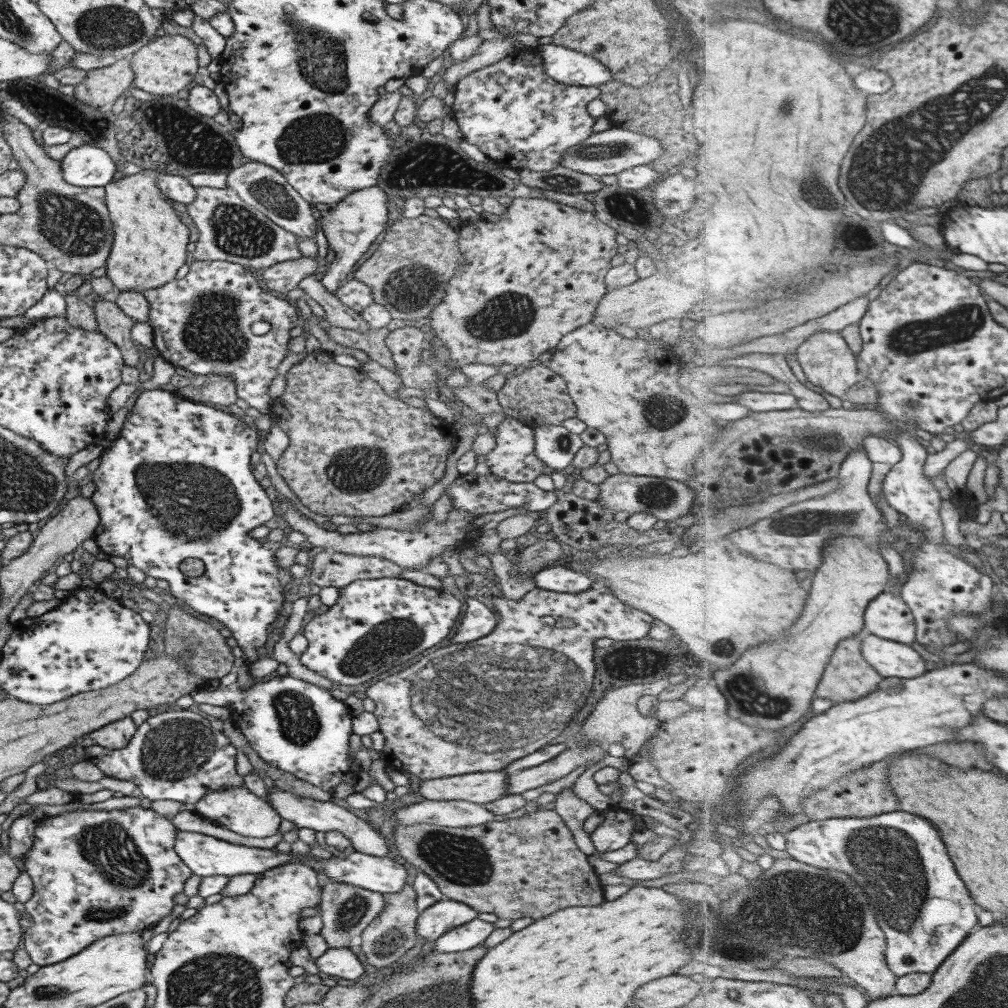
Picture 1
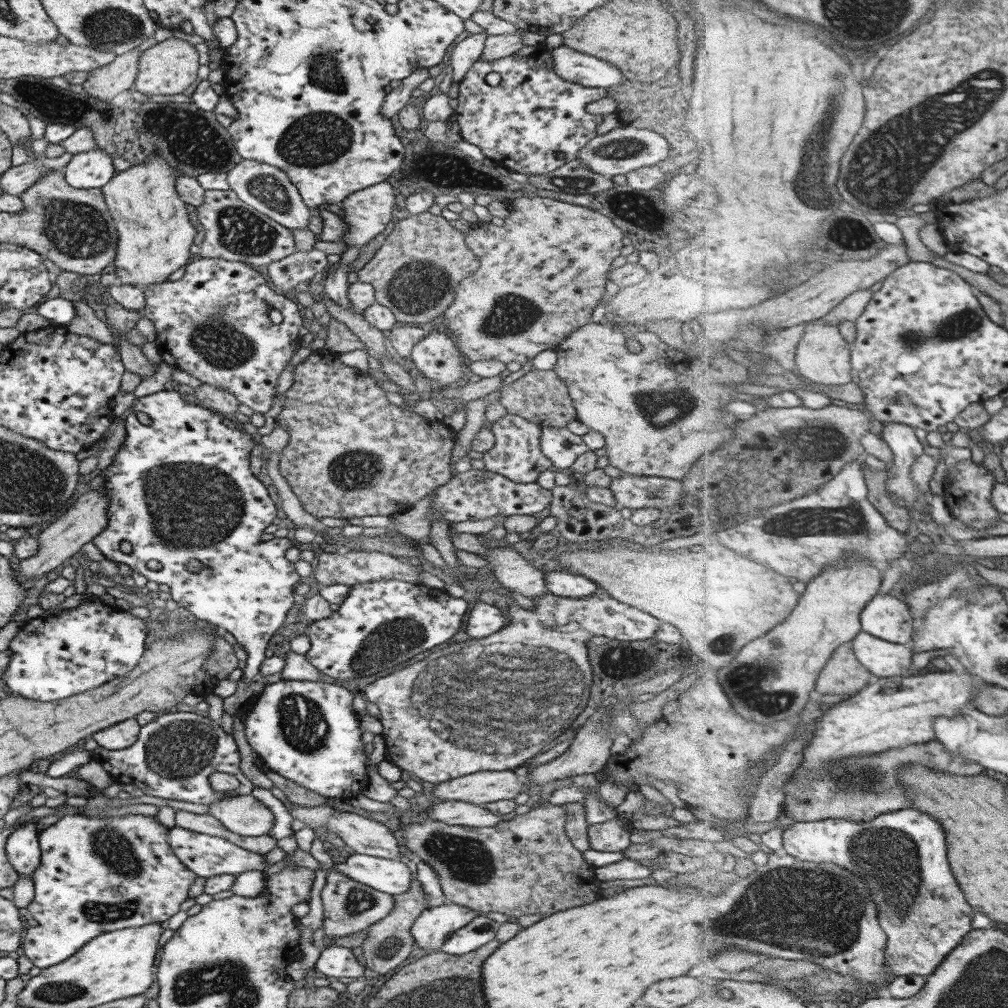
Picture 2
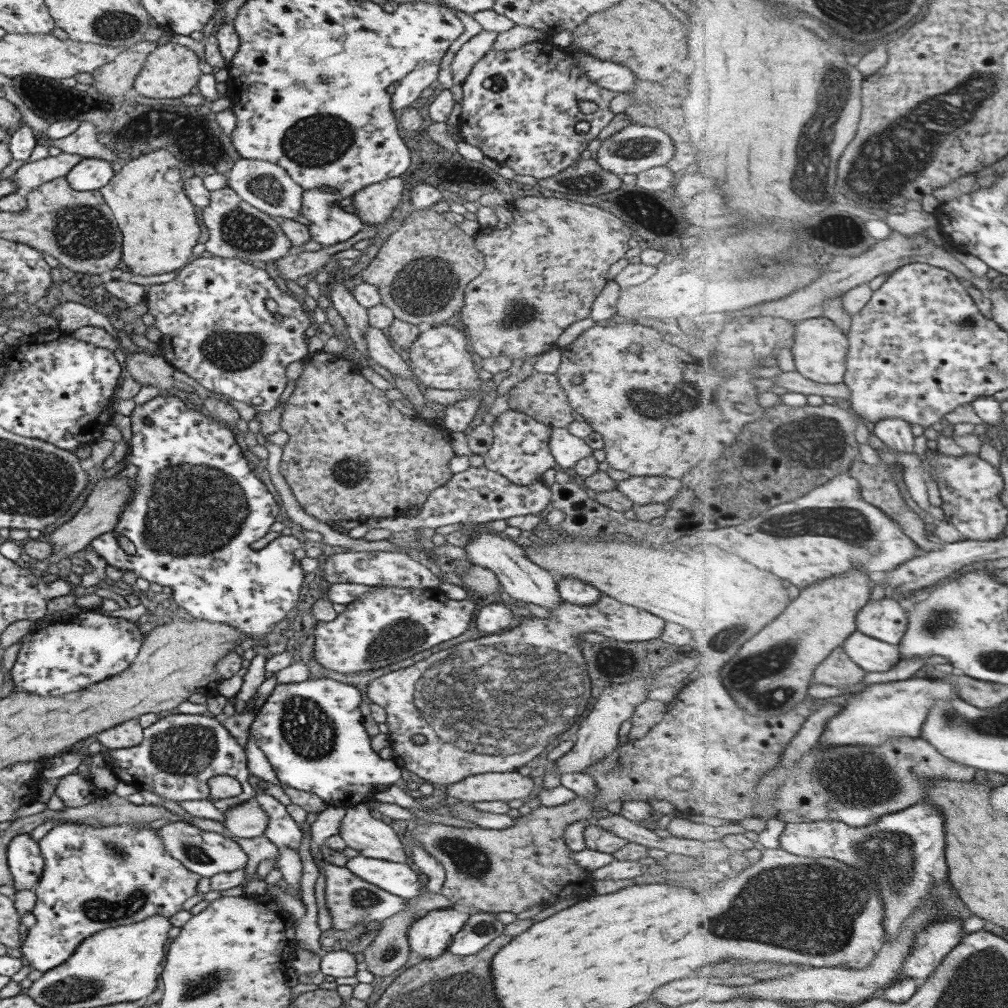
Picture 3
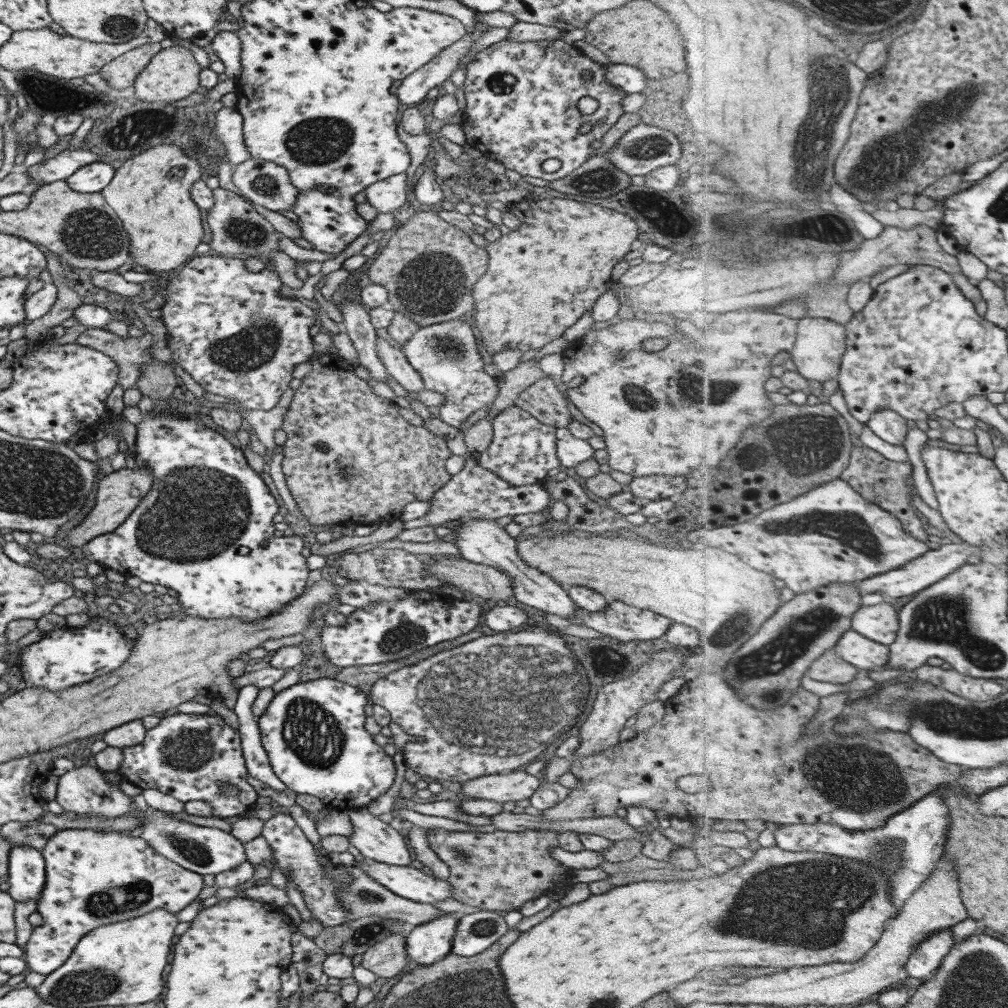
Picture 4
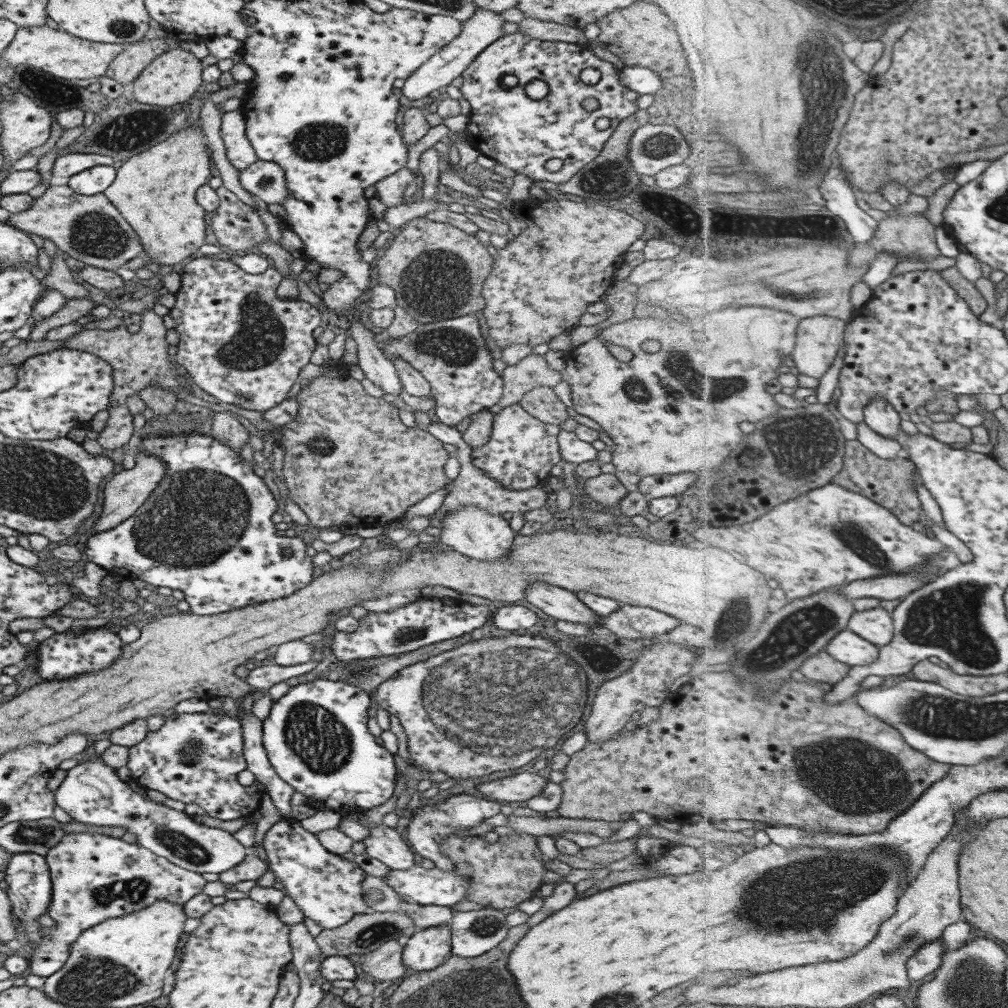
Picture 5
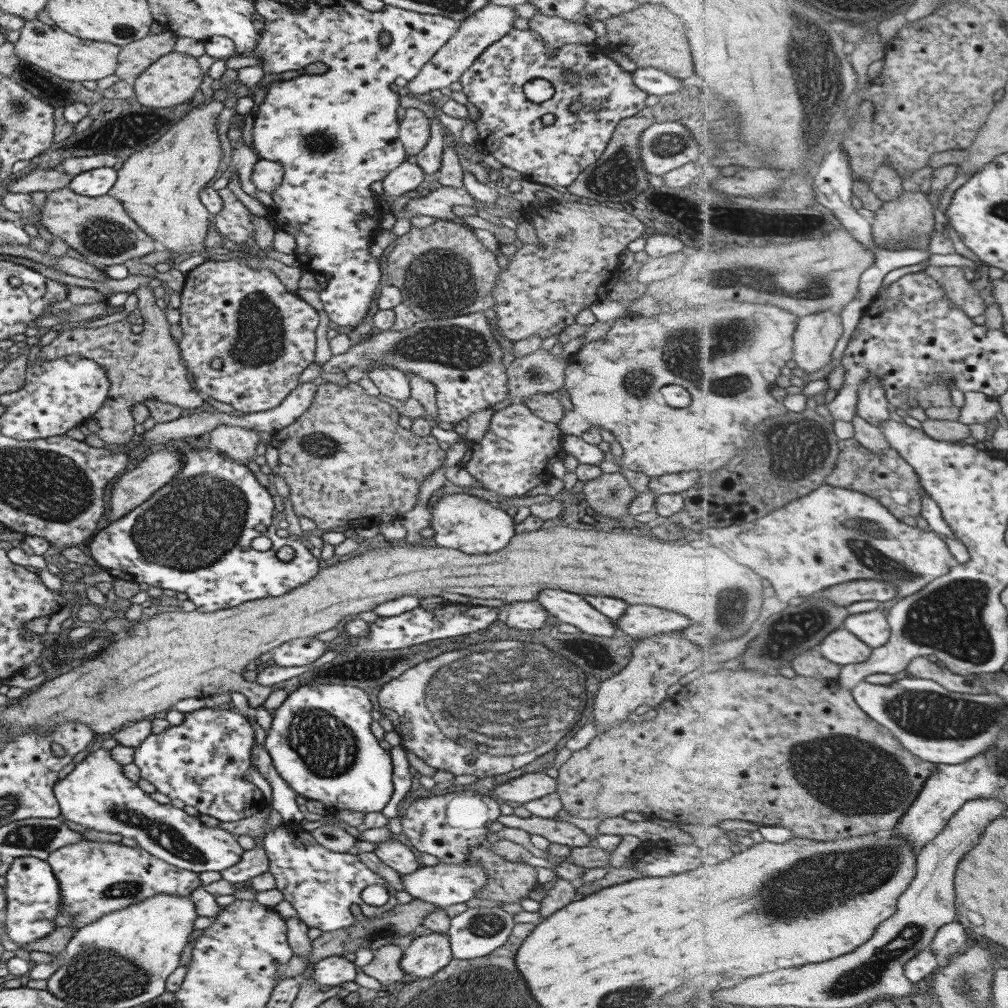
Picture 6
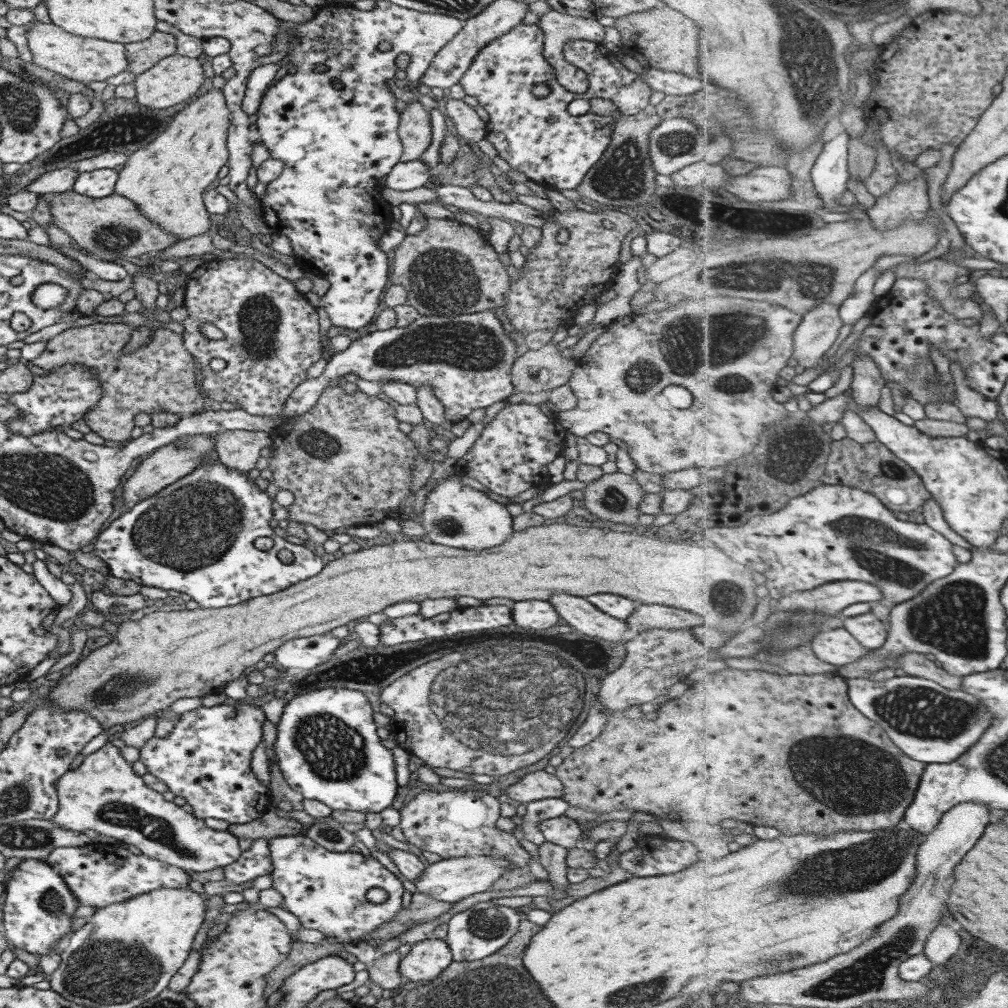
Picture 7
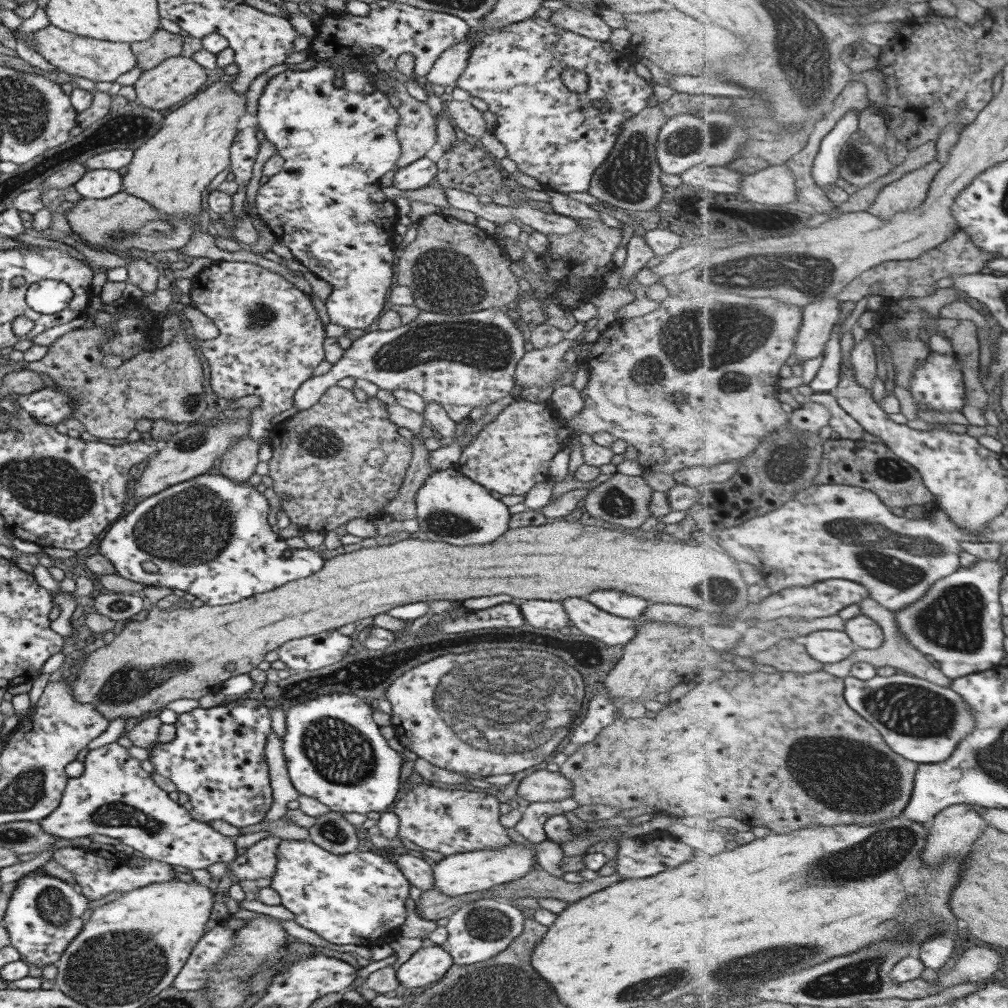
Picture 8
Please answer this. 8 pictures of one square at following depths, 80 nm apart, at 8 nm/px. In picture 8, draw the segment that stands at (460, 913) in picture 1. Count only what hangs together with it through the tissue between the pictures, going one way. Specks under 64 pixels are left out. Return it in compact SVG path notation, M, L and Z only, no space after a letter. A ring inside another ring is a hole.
M429 944L416 950L398 968L396 977L406 988L421 987L440 980L452 966L453 958L445 947Z

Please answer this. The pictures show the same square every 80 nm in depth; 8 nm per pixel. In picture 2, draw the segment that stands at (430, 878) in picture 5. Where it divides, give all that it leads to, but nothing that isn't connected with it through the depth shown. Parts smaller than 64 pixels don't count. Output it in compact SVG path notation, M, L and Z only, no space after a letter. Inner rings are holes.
M354 853L344 862L339 861L333 867L339 870L340 874L344 874L360 884L365 884L380 892L391 895L404 894L410 888L410 883L412 882L412 871L410 871L409 863L400 859L390 860Z

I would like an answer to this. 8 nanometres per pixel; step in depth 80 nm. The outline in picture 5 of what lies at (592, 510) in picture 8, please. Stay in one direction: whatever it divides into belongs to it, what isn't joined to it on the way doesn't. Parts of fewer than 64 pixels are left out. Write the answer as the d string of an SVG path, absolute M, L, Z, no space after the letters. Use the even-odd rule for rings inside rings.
M600 473L585 482L584 490L596 503L618 507L629 491L614 474Z

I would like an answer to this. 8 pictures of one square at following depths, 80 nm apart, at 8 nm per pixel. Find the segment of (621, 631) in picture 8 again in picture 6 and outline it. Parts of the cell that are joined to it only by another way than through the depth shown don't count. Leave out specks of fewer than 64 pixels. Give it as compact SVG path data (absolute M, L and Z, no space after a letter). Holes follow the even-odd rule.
M545 588L535 598L559 622L576 626L583 633L592 636L613 637L616 634L614 620L598 612L578 594L562 589Z

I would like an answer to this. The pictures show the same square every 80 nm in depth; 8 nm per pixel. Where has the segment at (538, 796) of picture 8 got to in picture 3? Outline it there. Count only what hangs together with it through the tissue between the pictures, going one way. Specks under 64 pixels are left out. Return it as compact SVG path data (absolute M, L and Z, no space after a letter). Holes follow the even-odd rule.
M518 771L486 773L468 776L460 782L449 784L447 796L458 798L461 802L510 802L516 798L526 799L534 788L534 781L529 776L522 776Z

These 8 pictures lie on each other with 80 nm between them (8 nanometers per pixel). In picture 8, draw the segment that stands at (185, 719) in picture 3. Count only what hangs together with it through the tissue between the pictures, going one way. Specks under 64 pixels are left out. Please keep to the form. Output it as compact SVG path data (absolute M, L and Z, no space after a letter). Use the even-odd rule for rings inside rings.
M246 696L228 699L224 704L214 706L214 708L196 708L195 710L190 710L190 712L185 712L184 714L180 714L178 716L178 721L175 723L176 726L176 738L172 740L172 742L166 743L154 743L150 745L148 748L152 752L150 752L149 761L154 765L154 772L163 777L168 778L176 785L176 791L184 792L184 794L188 794L188 798L190 804L192 804L192 809L189 812L194 820L199 820L202 823L210 823L215 820L221 820L222 822L226 822L231 826L237 827L238 829L244 827L250 827L254 824L260 823L266 816L268 810L273 803L273 793L271 792L272 787L270 786L270 769L268 769L268 760L266 759L266 743L268 742L268 736L270 736L270 732L272 732L272 718L270 717L270 710L260 704L258 700L250 700Z

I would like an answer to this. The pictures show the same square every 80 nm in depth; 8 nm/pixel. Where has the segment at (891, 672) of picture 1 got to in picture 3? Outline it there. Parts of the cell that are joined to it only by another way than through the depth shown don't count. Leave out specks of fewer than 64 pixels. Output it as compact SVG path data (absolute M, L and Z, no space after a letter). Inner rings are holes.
M856 631L844 644L847 653L868 672L888 672L903 659L902 647Z

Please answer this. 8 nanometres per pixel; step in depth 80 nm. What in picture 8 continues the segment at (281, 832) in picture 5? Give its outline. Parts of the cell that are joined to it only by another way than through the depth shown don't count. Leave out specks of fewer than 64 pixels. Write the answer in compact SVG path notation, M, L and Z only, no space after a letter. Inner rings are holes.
M283 840L277 848L277 863L271 887L281 896L281 904L295 916L300 926L316 932L320 938L334 944L356 946L380 946L388 944L392 937L400 935L400 926L406 920L404 900L410 897L408 879L397 865L397 856L384 859L370 851L332 854L308 840Z

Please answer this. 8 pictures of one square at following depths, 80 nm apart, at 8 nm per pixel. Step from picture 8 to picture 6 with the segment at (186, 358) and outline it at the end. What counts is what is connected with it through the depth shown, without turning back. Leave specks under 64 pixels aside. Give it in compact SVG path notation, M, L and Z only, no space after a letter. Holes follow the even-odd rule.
M150 284L140 286L134 292L138 297L138 308L143 316L144 329L139 334L132 333L130 322L123 319L97 328L74 328L62 331L56 339L42 347L38 360L56 360L68 356L80 356L94 360L108 373L110 388L105 403L92 418L98 418L100 429L98 436L106 444L119 444L124 447L134 436L135 420L132 407L148 399L178 405L180 408L198 408L202 406L205 396L197 389L190 387L188 370L182 363L179 344L171 335L170 325L166 321L165 311L156 305L156 298Z

